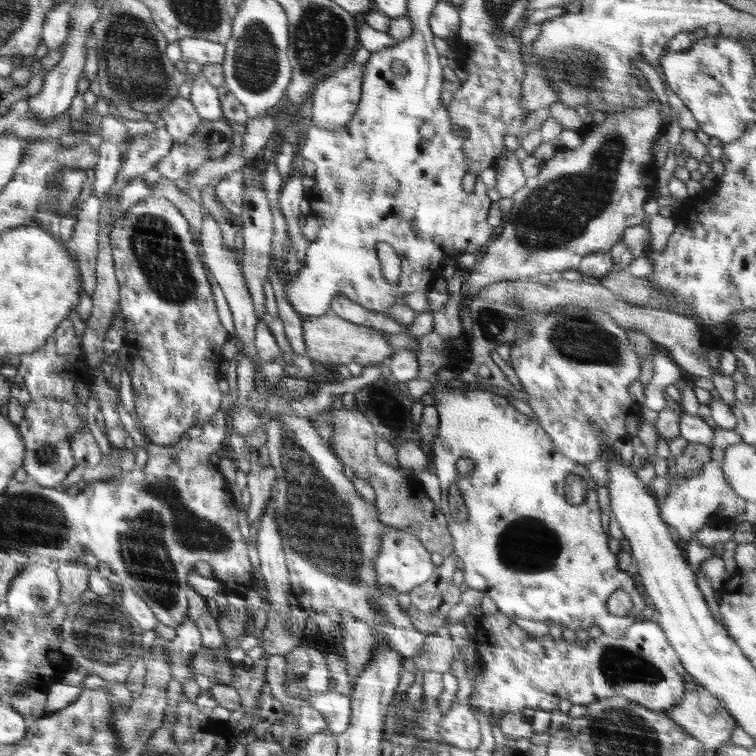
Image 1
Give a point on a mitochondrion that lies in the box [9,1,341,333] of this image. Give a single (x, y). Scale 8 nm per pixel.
(134, 71)

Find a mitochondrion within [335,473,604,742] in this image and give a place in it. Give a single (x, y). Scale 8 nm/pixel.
(527, 546)

